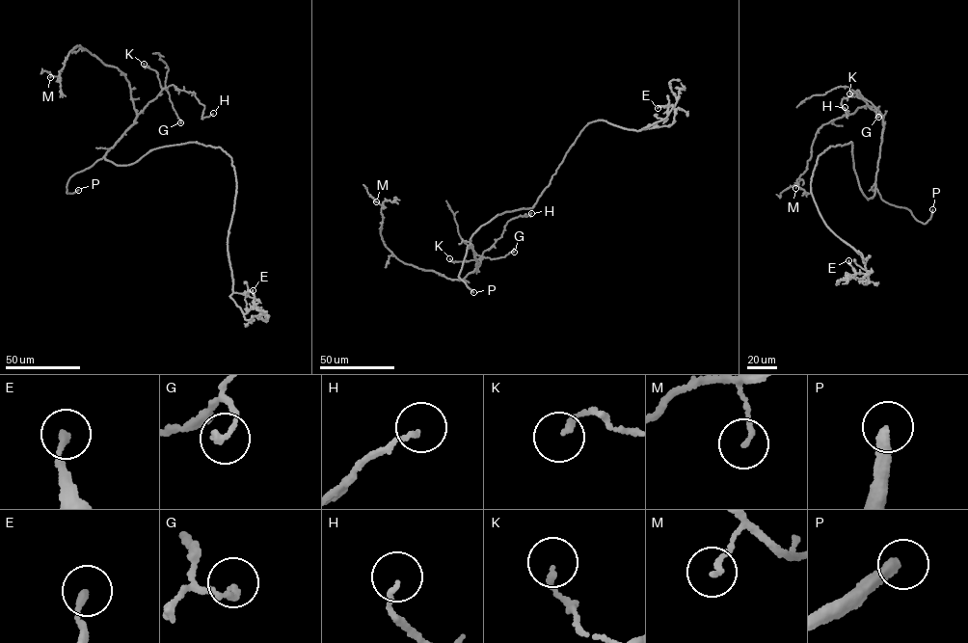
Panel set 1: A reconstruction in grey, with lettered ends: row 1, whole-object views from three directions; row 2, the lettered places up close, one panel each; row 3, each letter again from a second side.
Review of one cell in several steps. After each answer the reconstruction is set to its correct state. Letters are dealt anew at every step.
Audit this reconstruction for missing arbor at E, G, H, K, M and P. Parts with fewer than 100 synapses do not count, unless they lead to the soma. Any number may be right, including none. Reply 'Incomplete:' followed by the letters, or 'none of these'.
Incomplete: P

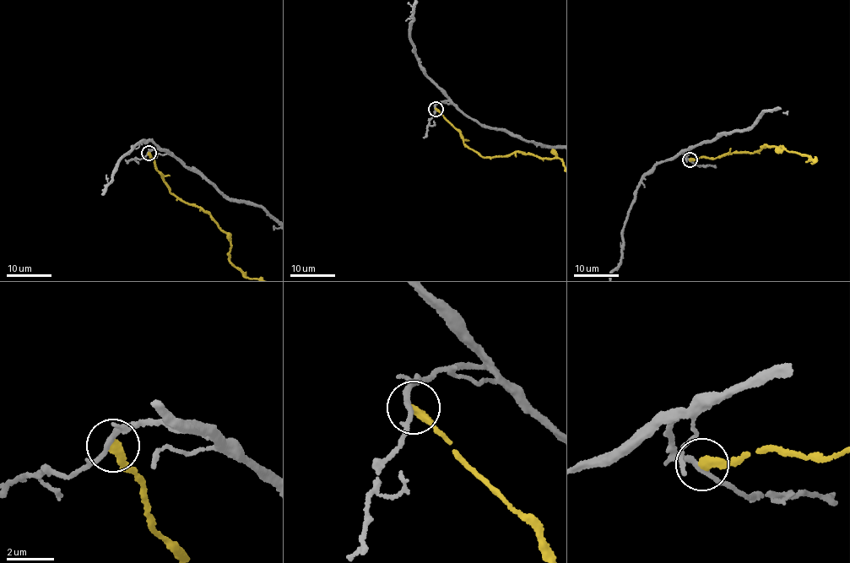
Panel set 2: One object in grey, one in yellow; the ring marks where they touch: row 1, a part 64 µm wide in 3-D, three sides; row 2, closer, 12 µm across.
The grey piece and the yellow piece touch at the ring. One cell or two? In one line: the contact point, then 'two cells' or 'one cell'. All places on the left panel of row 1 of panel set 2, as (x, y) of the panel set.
place (148, 153); two cells

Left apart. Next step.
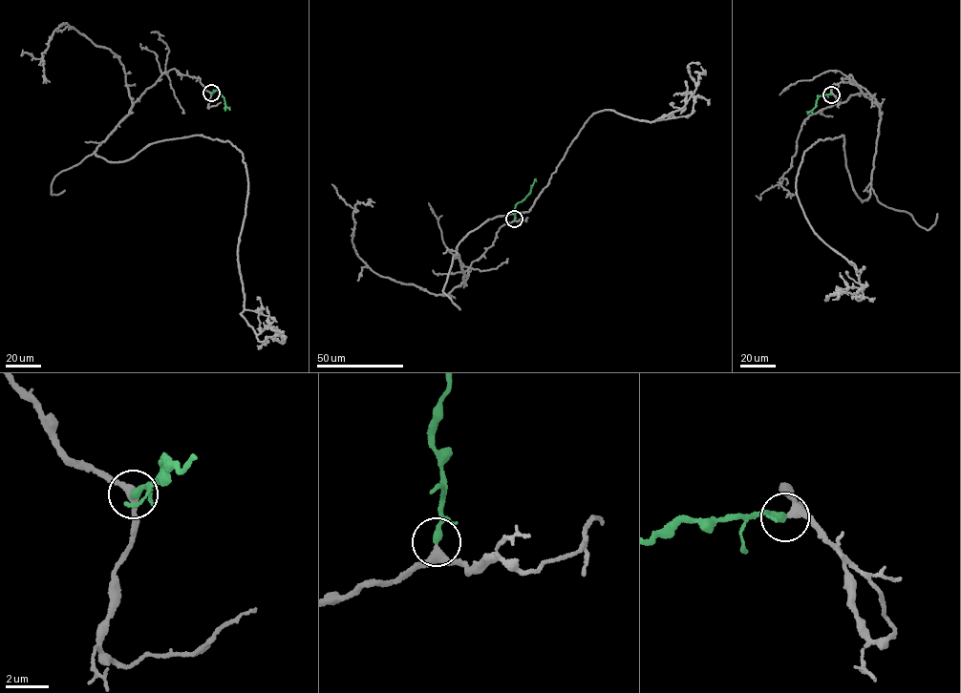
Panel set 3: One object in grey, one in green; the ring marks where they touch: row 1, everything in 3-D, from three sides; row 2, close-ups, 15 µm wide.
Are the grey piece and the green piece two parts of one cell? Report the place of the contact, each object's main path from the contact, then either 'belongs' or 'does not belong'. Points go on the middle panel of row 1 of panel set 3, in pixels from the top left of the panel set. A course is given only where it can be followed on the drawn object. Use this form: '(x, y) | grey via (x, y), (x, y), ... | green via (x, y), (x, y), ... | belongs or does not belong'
(514, 219) | grey via (514, 220), (465, 284), (459, 242), (528, 211), (594, 113), (659, 120), (693, 95), (688, 65), (699, 62) | green via (514, 220), (516, 204), (530, 192), (535, 178) | belongs

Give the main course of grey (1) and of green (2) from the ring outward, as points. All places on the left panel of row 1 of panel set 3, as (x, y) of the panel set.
1: (211, 93), (170, 70), (95, 154), (117, 161), (201, 135), (242, 153), (241, 315), (259, 341), (284, 331)
2: (211, 93), (216, 90), (220, 93), (229, 110)

